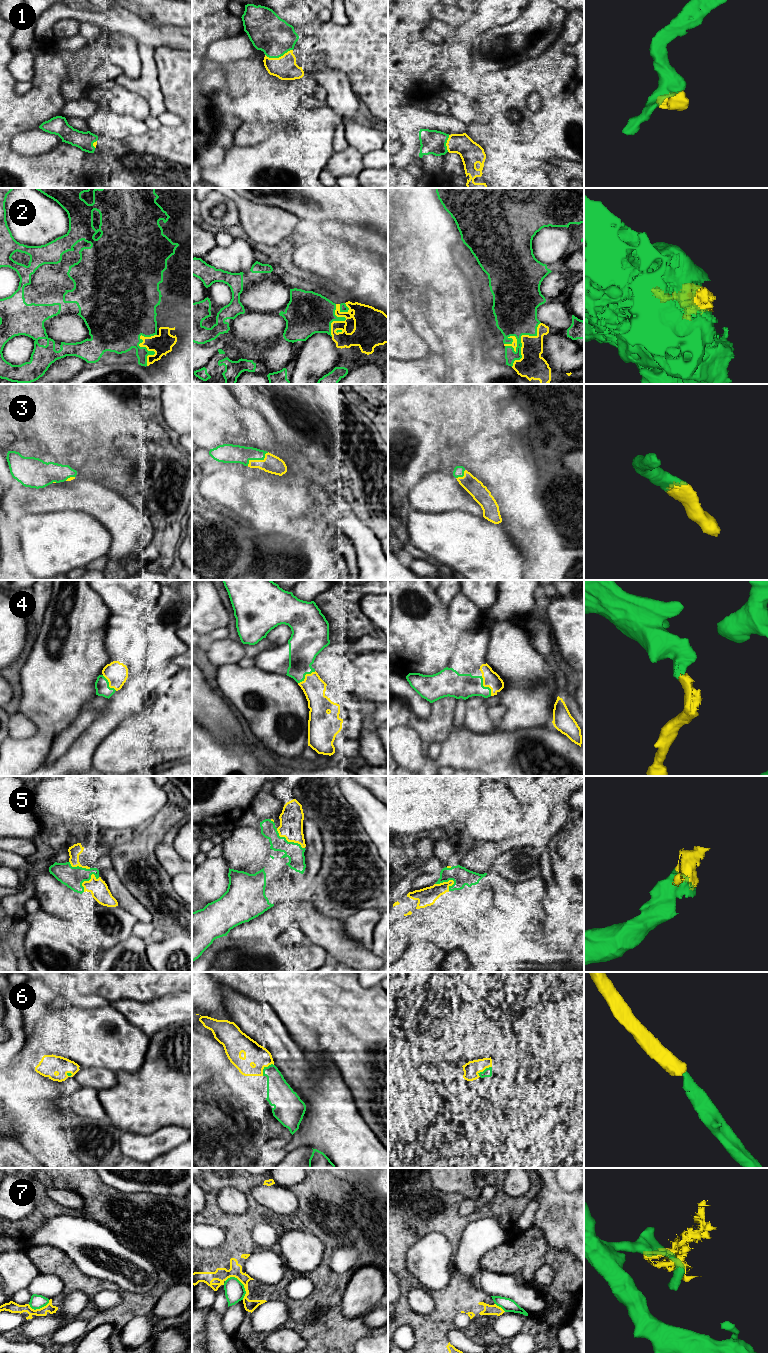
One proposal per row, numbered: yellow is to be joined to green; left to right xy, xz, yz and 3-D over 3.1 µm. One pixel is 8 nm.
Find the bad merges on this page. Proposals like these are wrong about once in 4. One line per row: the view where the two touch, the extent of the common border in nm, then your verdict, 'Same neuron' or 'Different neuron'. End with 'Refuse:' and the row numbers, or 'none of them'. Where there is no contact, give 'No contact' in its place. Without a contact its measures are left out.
1: Touches green in xz. Shared border 220 nm. Same neuron
2: Touches green in xy. Shared border 260 nm. Same neuron
3: Touches green in xz. Shared border 200 nm. Same neuron
4: Touches green in yz. Shared border 180 nm. Same neuron
5: Touches green in xz. Shared border 280 nm. Same neuron
6: Touches green in xz. Shared border 130 nm. Same neuron
7: Touches green in xz. Shared border 220 nm. Different neuron
Refuse: 7

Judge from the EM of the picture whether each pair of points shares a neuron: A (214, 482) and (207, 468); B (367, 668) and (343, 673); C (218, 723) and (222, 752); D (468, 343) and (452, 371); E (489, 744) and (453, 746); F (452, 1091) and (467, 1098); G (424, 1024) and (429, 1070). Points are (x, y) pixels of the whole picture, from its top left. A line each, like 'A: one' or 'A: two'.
A: two
B: two
C: two
D: one
E: one
F: one
G: two

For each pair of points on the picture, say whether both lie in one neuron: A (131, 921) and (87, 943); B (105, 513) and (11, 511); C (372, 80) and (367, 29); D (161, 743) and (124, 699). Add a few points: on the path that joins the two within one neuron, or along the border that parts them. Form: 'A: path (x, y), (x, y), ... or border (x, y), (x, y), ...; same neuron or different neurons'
A: path (122, 932), (112, 937), (98, 937); same neuron
B: path (82, 500), (34, 500); same neuron
C: path (372, 67), (372, 42); same neuron
D: border (149, 694), (139, 712), (122, 719), (116, 725); different neurons

